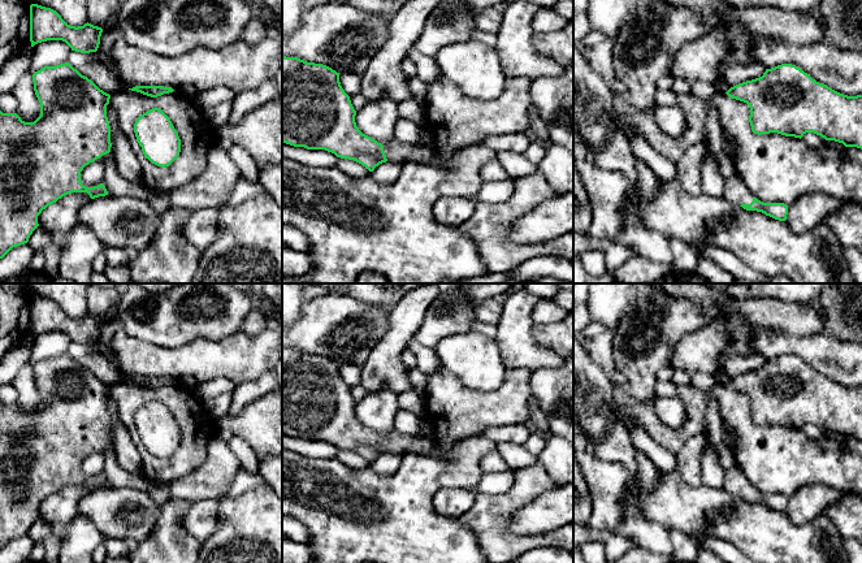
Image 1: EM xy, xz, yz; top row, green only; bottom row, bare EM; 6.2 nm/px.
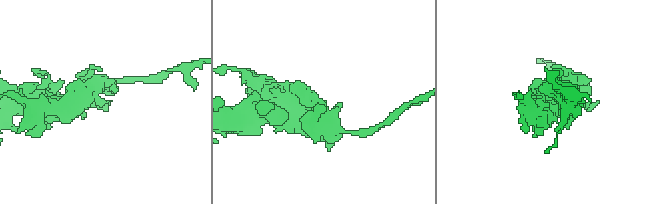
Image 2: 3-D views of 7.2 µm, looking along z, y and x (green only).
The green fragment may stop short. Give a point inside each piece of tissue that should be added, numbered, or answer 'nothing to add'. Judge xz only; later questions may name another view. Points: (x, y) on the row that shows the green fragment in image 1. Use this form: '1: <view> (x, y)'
1: xz (463, 178)

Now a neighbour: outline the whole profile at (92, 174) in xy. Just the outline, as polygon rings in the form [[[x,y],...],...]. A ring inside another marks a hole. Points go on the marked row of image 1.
[[[90,163],[81,172],[81,182],[86,187],[94,187],[103,182],[104,165],[103,163]]]

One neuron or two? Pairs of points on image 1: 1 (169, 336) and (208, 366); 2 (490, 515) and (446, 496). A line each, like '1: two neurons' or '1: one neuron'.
1: two neurons
2: two neurons

